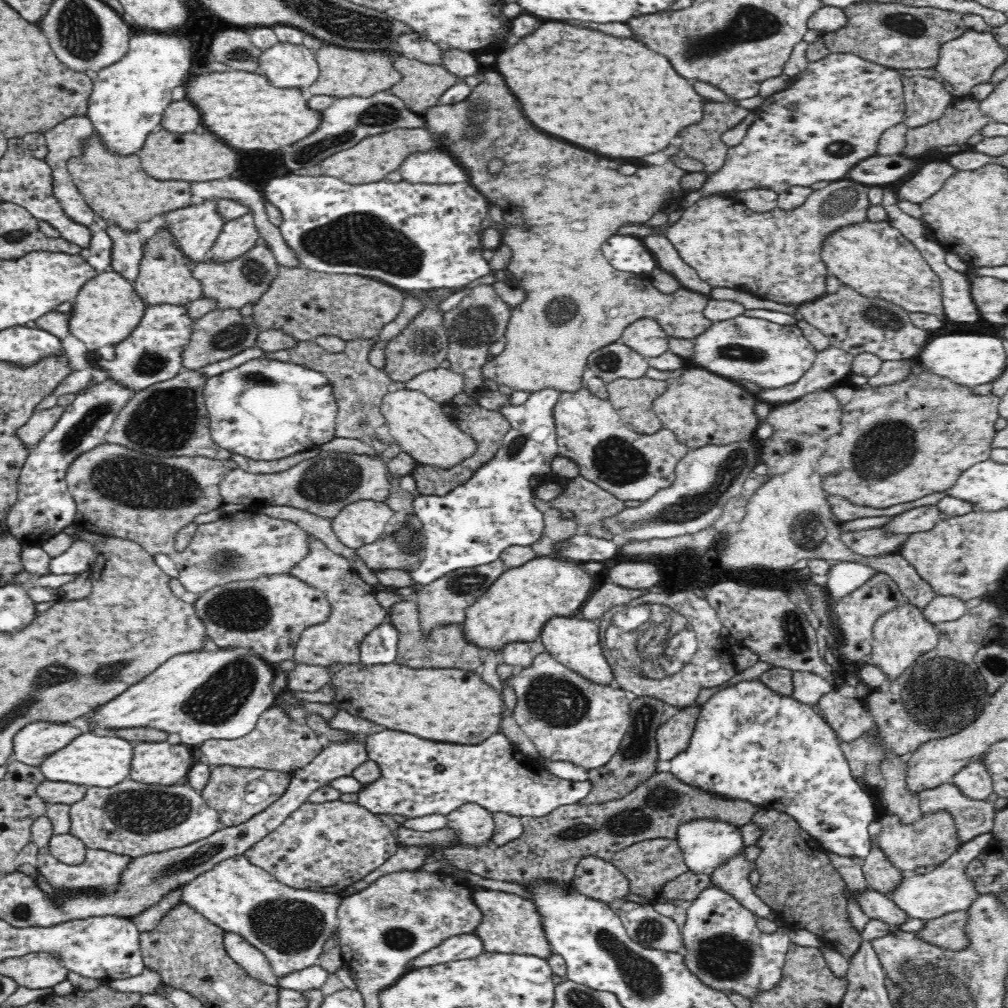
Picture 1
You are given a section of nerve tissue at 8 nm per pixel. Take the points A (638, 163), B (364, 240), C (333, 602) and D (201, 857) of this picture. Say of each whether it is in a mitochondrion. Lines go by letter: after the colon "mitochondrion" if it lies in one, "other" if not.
A: other
B: mitochondrion
C: other
D: mitochondrion

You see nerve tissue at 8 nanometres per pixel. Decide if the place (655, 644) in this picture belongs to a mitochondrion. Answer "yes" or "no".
yes

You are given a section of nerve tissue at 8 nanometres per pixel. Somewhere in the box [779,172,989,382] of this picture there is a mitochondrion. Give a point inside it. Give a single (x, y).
(834, 207)

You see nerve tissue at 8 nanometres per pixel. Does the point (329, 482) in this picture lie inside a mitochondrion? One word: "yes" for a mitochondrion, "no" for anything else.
yes

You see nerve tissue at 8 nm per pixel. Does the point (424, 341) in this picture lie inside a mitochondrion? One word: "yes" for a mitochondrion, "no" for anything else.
yes

